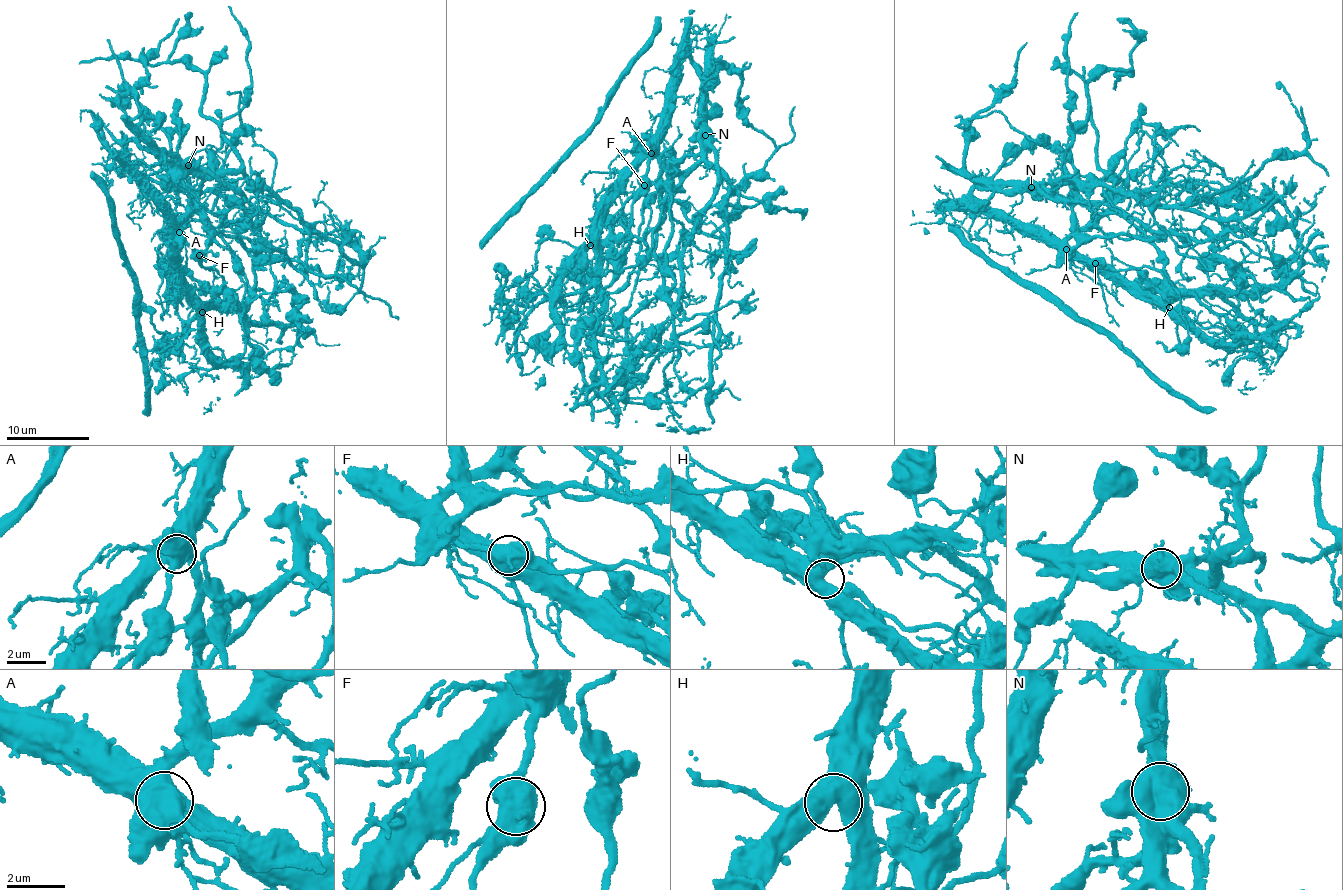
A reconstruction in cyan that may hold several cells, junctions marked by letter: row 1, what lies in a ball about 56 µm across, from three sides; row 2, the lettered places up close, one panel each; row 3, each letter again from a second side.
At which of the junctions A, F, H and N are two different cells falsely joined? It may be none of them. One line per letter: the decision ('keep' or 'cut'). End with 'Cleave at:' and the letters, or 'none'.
A: cut
F: keep
H: keep
N: cut
Cleave at: A, N

